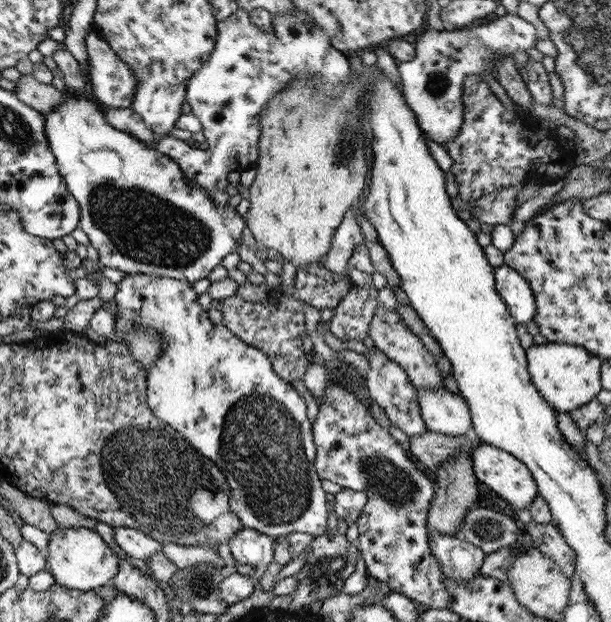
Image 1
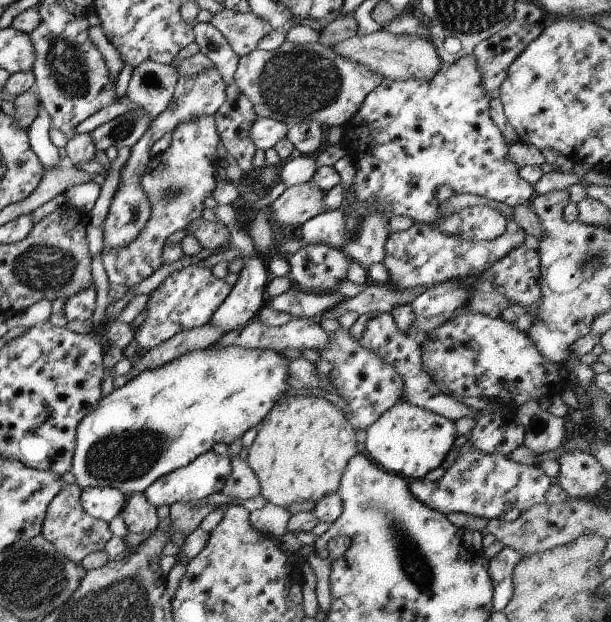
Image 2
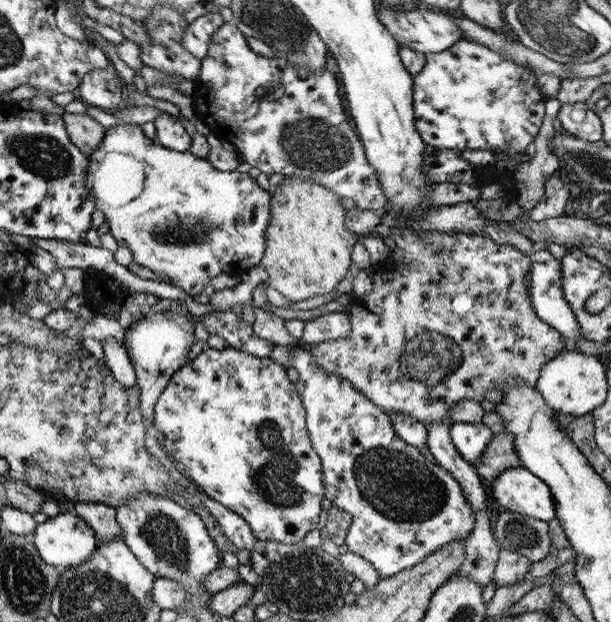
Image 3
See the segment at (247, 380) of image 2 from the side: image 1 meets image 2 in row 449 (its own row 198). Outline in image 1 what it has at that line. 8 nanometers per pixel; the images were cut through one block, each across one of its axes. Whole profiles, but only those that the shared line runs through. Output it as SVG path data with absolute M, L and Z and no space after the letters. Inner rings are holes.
M71 95L65 96L57 108L43 114L48 149L53 153L67 192L79 206L78 227L99 253L98 269L107 267L125 275L171 278L189 286L197 280L207 279L224 256L238 249L241 232L246 227L245 219L227 204L222 208L216 206L199 185L183 175L169 156L145 147L139 139L109 126L98 107L84 97Z

